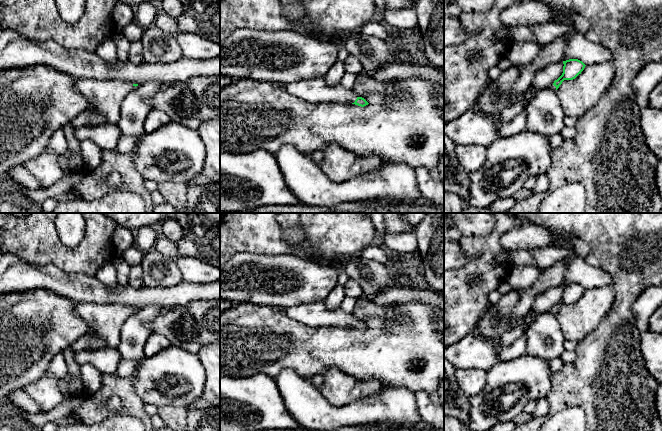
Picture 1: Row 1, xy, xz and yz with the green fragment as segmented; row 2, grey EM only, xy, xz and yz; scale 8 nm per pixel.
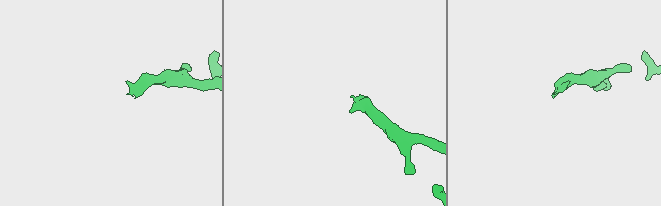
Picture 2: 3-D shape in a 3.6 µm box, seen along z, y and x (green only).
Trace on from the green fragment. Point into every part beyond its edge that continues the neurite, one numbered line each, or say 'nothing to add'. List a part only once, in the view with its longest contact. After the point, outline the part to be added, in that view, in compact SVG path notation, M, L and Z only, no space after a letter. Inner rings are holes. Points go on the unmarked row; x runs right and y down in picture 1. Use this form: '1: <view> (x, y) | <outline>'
1: xz (316, 314) | M324 300L289 308L279 308L292 319L314 328L352 328L358 321L351 313L344 312L340 307L334 310L328 309Z

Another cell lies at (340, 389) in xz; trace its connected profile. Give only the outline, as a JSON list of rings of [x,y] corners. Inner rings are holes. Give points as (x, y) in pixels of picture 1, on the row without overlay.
[[[335,367],[323,374],[322,395],[334,406],[345,406],[377,395],[382,389],[378,380],[359,380]]]

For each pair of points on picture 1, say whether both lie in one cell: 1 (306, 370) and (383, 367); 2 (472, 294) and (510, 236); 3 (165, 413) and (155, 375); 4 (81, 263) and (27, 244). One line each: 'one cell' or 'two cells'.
1: one cell
2: two cells
3: two cells
4: one cell

